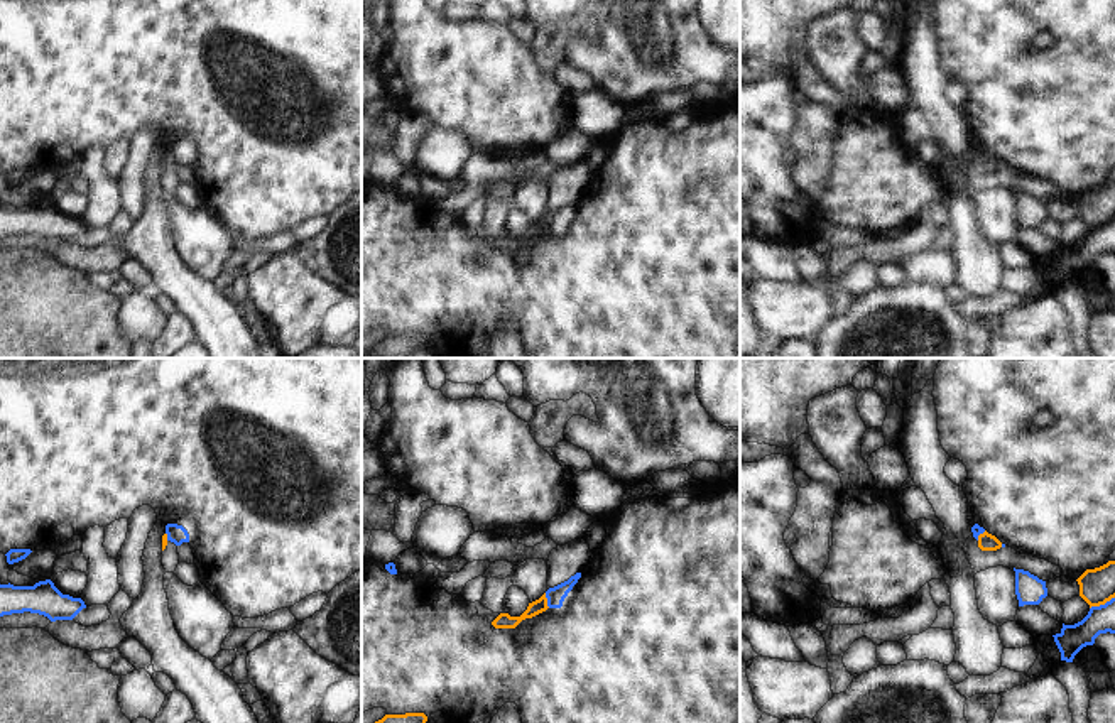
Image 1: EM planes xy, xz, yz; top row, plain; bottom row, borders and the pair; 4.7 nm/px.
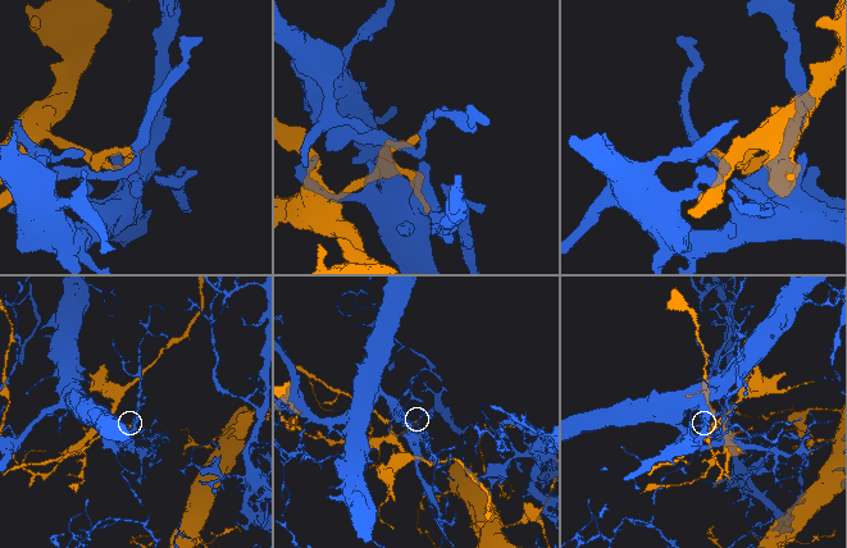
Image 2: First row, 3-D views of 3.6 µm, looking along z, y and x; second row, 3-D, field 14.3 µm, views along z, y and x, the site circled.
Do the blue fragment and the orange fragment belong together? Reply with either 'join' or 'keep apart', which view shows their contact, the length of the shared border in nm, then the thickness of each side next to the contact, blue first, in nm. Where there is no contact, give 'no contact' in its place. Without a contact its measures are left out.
keep apart; contact in xz; length 80 nm; calibres 90 and 80 nm

